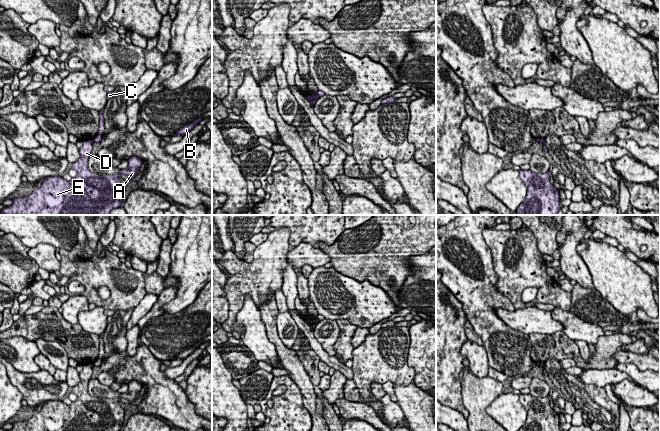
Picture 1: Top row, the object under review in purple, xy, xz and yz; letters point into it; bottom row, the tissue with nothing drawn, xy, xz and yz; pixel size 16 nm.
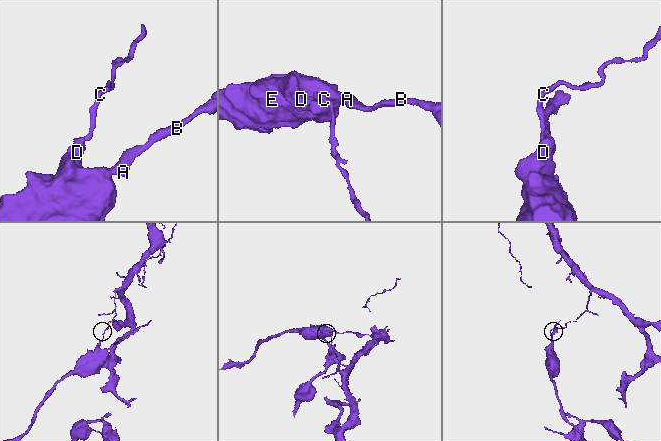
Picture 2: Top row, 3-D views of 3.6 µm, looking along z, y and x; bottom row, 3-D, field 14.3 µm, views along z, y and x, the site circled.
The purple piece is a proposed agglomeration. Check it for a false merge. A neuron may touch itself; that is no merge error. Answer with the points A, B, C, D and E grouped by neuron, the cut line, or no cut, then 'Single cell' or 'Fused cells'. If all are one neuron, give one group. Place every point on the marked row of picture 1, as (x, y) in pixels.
Groups: A B D E / C. Split along xz (316, 94), (319, 96). Fused cells

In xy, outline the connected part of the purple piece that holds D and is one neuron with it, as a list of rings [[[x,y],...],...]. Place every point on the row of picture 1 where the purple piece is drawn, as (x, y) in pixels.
[[[93,140],[83,141],[79,148],[80,158],[70,165],[77,172],[77,176],[70,181],[60,176],[43,178],[40,187],[30,195],[14,198],[12,204],[4,207],[0,215],[109,215],[110,212],[123,205],[124,185],[120,182],[122,174],[134,178],[141,167],[142,160],[132,156],[128,160],[128,168],[113,175],[98,176],[88,168],[88,158],[92,154]]]

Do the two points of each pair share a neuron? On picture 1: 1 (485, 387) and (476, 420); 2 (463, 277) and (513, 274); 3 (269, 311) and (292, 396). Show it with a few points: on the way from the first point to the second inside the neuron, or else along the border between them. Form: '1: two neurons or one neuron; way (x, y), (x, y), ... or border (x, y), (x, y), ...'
1: one neuron; way (477, 395), (477, 412)
2: two neurons; border (491, 252), (497, 278), (495, 287), (505, 297)
3: two neurons; border (288, 376), (298, 387), (301, 396)

